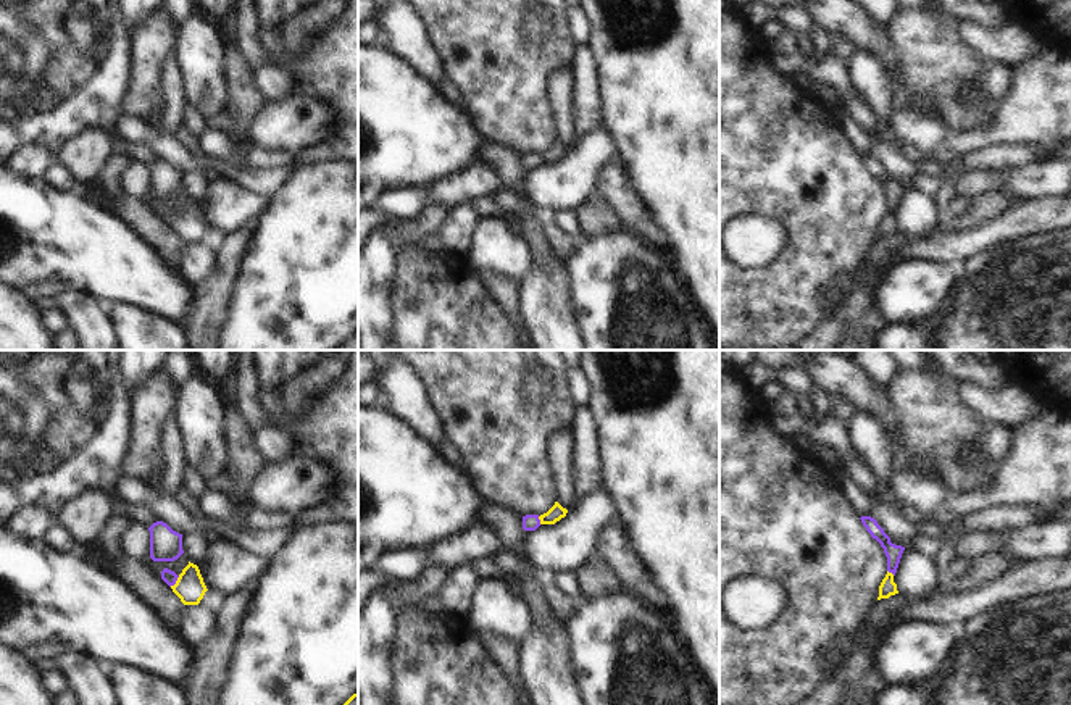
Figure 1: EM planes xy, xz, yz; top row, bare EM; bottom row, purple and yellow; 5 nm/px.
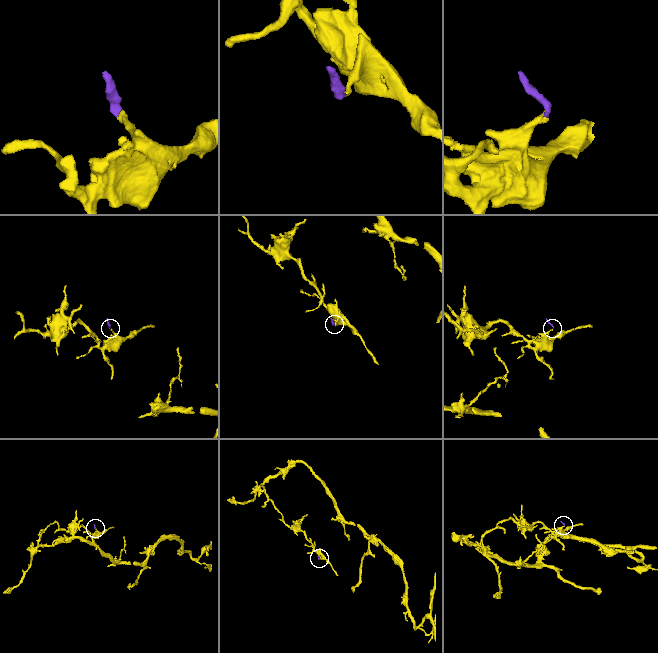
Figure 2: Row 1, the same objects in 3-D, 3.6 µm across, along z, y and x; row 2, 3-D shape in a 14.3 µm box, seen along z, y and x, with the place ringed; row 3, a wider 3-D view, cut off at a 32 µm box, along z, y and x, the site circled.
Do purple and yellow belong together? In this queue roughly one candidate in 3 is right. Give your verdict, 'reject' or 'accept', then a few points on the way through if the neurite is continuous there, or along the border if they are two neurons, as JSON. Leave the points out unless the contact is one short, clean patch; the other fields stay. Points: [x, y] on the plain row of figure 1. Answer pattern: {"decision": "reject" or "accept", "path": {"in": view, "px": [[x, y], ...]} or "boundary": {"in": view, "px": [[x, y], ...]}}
{"decision": "accept", "path": {"in": "xy", "px": [[168, 215], [175, 221], [189, 226]]}}

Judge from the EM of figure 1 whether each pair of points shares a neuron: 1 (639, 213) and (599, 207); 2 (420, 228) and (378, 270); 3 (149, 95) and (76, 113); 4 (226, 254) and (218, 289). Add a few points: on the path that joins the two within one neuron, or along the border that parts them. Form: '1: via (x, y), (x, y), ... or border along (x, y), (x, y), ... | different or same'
1: border along (595, 191), (608, 204), (621, 226) | different
2: border along (383, 225), (384, 236), (397, 252) | different
3: border along (131, 65), (121, 112) | different
4: via (226, 262), (226, 270), (220, 281) | same

